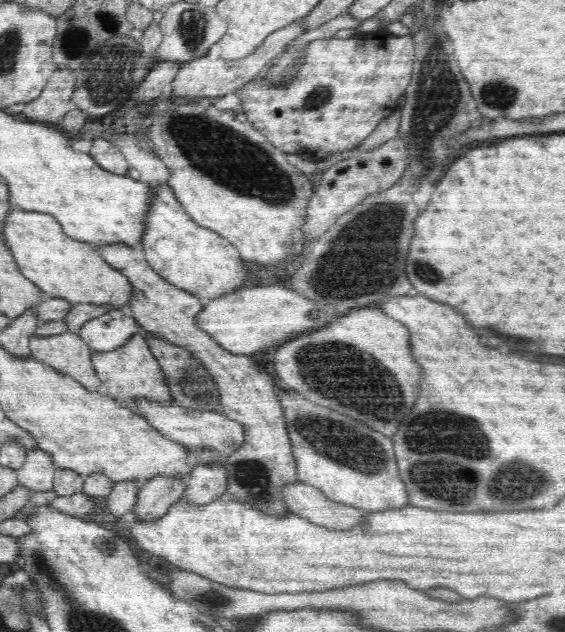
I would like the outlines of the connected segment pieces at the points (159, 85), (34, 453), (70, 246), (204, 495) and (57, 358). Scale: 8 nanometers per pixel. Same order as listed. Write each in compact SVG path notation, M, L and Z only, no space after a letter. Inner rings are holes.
M157 62L152 65L146 78L142 80L136 98L146 102L158 100L164 88L171 84L181 68L180 62Z
M30 449L25 456L24 464L16 469L20 485L32 492L53 490L56 470L52 456L42 449Z
M10 209L3 222L1 237L20 272L49 298L62 297L72 304L92 303L127 311L133 291L130 281L112 268L92 244L70 238L51 214Z
M198 463L184 478L186 490L181 500L193 505L205 505L226 493L228 475L225 463Z
M68 331L54 336L35 334L30 338L29 347L31 356L38 362L71 376L90 391L96 391L100 386L101 380L91 361L92 349L79 333Z

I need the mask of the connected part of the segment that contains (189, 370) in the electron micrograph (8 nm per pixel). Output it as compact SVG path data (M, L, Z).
M146 333L146 343L155 359L160 363L166 384L169 386L176 404L193 411L221 411L221 408L218 406L220 391L216 388L212 375L206 371L204 363L200 363L200 360L196 359L188 349L167 342L159 338L158 335Z

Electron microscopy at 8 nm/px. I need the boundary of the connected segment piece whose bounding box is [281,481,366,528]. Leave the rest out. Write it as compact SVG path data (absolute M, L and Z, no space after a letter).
M300 481L284 485L281 494L286 508L294 515L326 528L352 528L362 520L366 512L330 500L320 489Z

